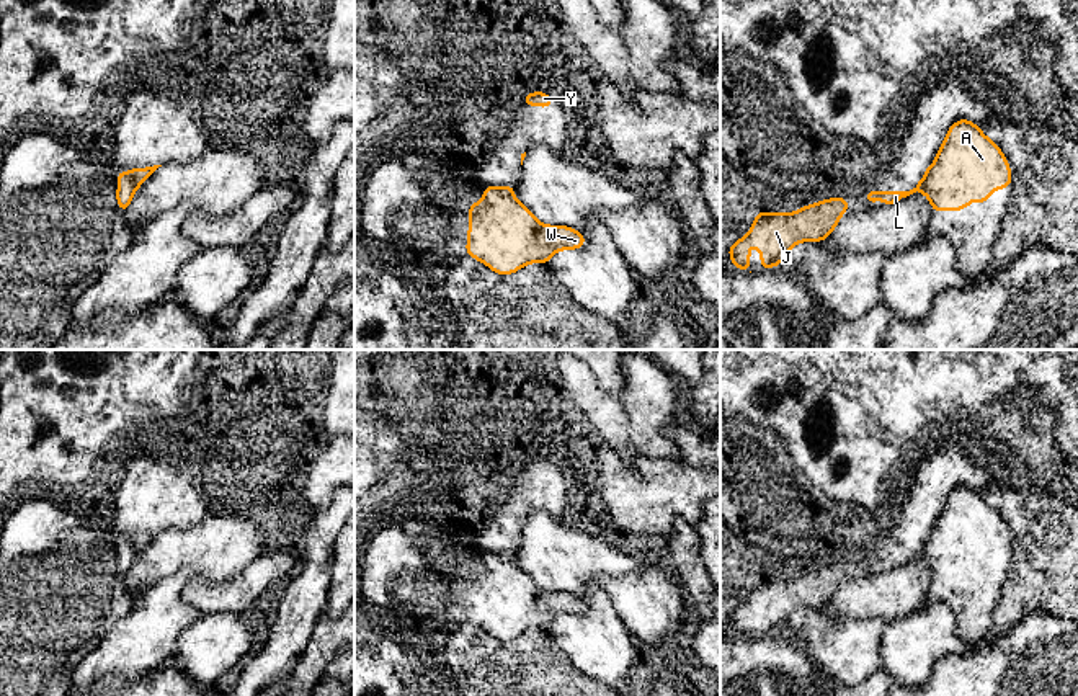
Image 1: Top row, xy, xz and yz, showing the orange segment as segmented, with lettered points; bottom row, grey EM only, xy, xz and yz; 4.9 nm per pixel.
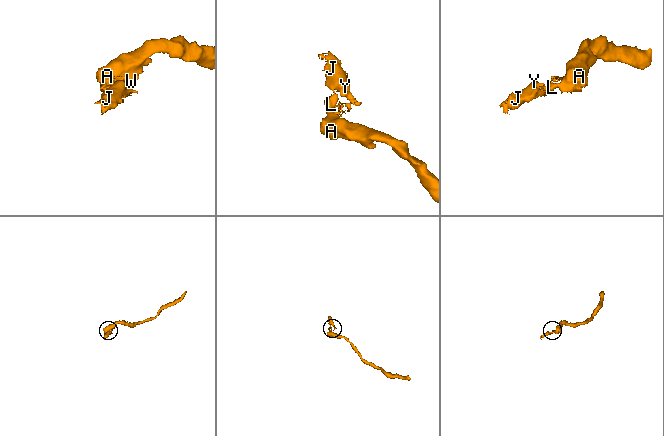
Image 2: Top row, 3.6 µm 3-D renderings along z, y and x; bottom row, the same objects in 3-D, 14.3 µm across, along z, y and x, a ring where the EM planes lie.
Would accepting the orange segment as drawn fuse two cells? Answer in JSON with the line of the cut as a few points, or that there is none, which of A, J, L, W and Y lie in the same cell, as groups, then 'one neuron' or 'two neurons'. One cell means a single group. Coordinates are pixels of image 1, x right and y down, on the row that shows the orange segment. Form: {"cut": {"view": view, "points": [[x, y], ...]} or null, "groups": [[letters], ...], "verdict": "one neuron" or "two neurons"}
{"cut": {"view": "yz", "points": [[930, 169], [925, 183], [918, 190]]}, "groups": [["A", "W"], ["J", "L", "Y"]], "verdict": "two neurons"}

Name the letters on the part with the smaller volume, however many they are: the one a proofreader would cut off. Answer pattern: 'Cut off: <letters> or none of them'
Cut off: J, L, Y

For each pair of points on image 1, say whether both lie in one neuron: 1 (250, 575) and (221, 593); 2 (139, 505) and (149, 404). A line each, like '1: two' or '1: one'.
1: one
2: one

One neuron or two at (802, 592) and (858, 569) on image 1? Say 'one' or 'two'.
one

